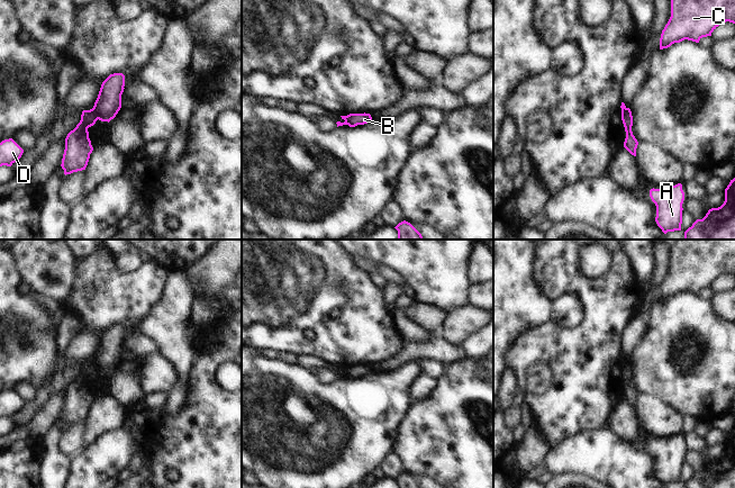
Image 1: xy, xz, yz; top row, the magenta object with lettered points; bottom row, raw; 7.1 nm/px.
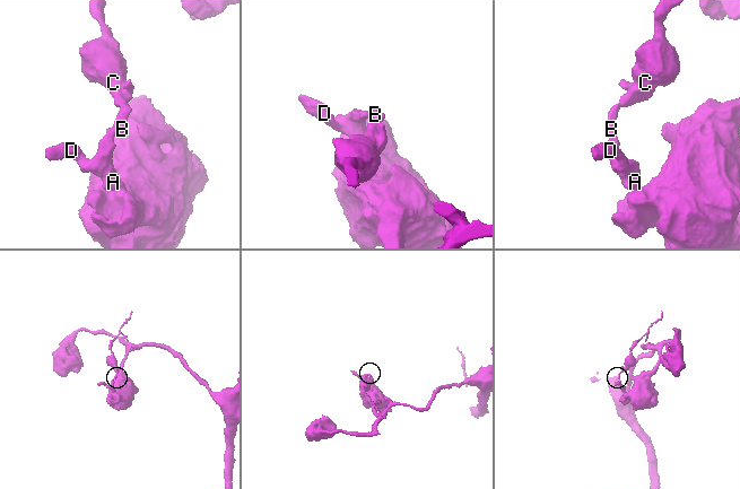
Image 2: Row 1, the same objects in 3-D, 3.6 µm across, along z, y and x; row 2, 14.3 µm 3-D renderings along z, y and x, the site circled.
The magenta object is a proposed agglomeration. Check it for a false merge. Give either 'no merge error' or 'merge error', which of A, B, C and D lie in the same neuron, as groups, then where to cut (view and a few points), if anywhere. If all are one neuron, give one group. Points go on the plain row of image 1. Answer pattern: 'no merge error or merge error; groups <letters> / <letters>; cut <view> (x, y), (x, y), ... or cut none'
merge error; groups A D / B C; cut xy (92, 360), (98, 370)

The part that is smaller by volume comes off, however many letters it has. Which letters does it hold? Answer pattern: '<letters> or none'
B, C

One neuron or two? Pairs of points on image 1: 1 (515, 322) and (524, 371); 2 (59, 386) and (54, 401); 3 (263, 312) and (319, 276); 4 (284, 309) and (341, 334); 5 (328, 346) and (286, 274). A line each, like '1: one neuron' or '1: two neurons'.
1: two neurons
2: two neurons
3: one neuron
4: one neuron
5: one neuron

